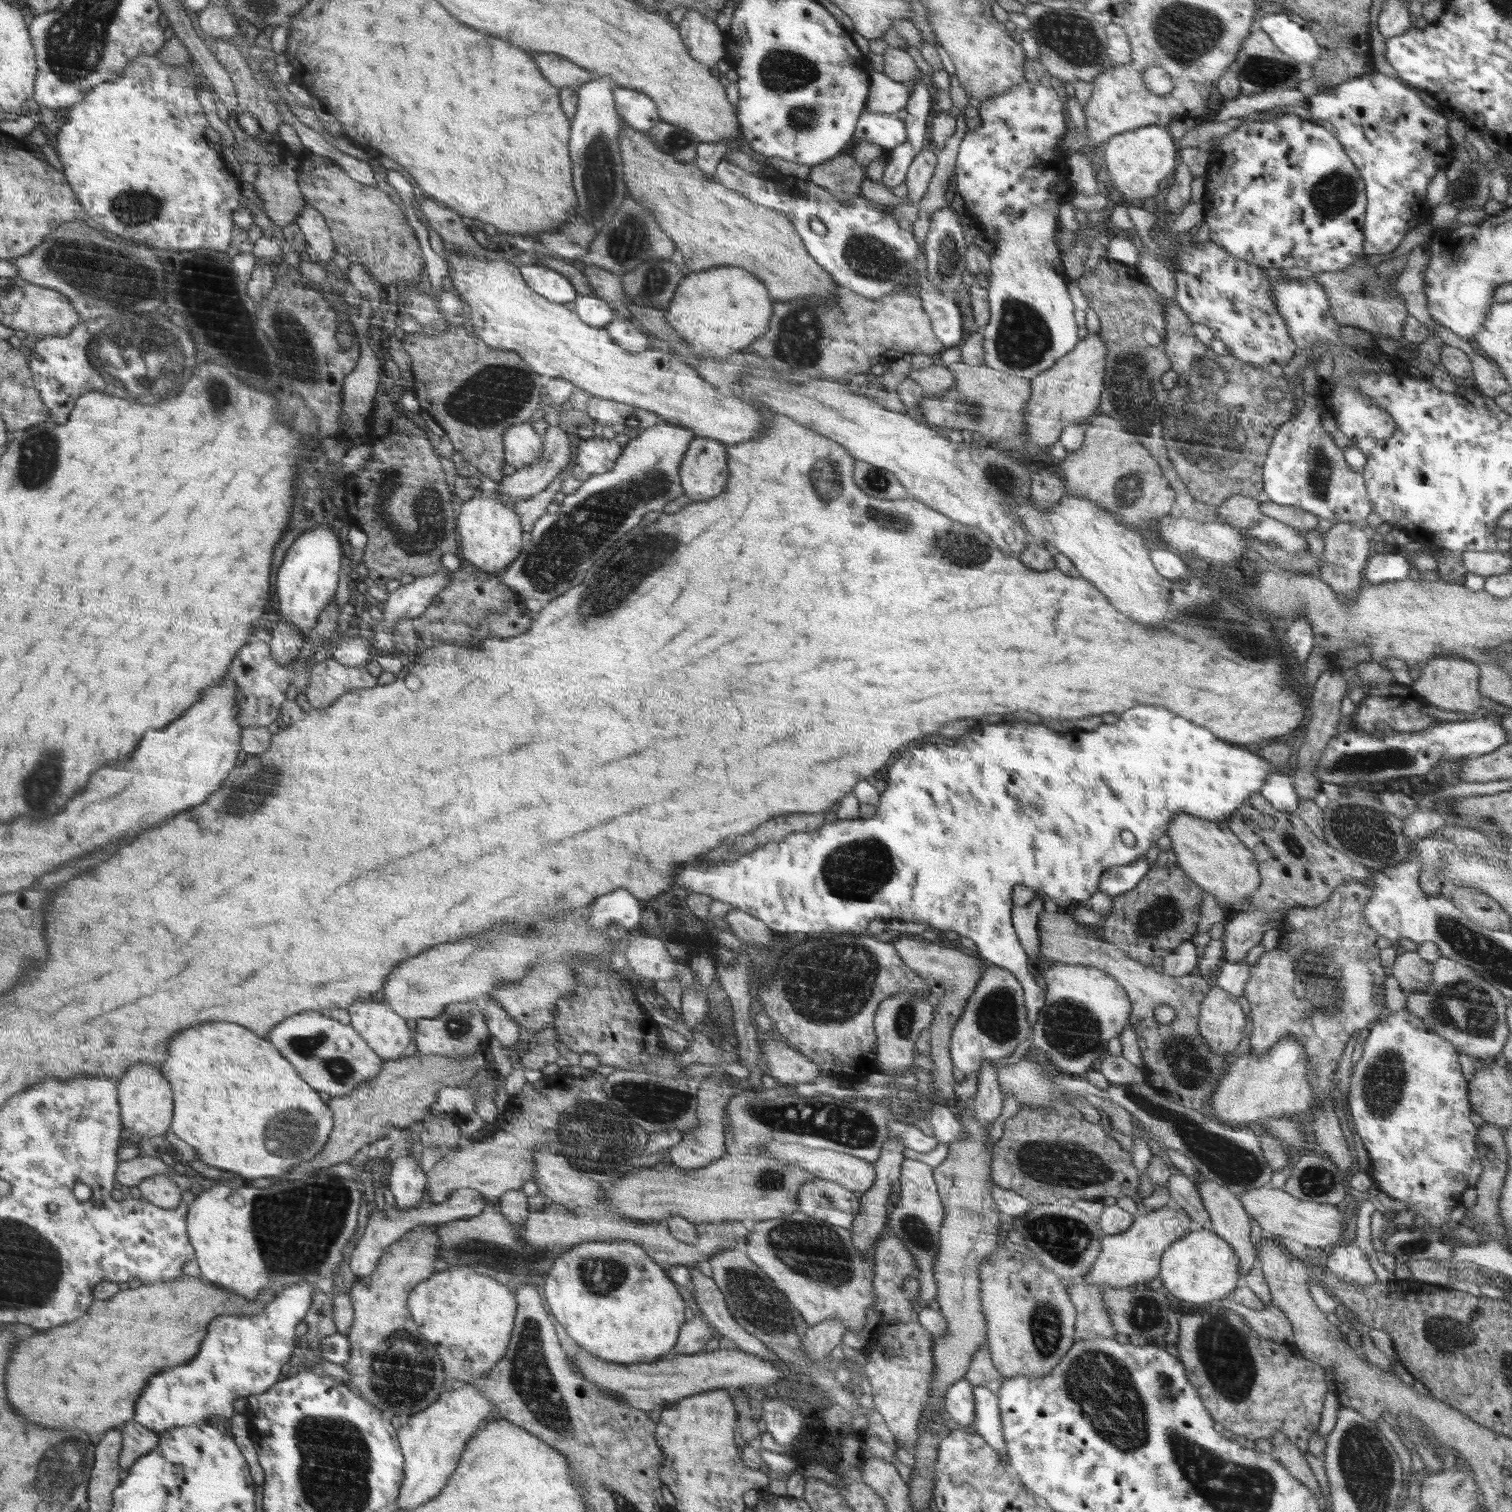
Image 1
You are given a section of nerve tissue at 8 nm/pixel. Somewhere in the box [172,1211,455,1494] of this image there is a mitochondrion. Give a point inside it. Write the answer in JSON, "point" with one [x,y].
{"point":[400,1376]}

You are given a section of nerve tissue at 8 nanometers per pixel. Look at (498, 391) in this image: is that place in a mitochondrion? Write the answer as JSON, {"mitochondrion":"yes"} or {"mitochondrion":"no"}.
{"mitochondrion":"yes"}

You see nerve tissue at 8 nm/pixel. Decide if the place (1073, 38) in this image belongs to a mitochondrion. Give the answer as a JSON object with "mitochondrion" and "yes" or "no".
{"mitochondrion":"yes"}

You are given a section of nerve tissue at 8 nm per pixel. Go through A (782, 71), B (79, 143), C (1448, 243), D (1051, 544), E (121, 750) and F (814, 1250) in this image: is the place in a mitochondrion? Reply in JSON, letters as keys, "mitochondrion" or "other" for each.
{"A":"mitochondrion","B":"other","C":"other","D":"other","E":"other","F":"mitochondrion"}

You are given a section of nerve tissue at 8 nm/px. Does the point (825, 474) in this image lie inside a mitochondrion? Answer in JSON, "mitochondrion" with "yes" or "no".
{"mitochondrion":"yes"}

